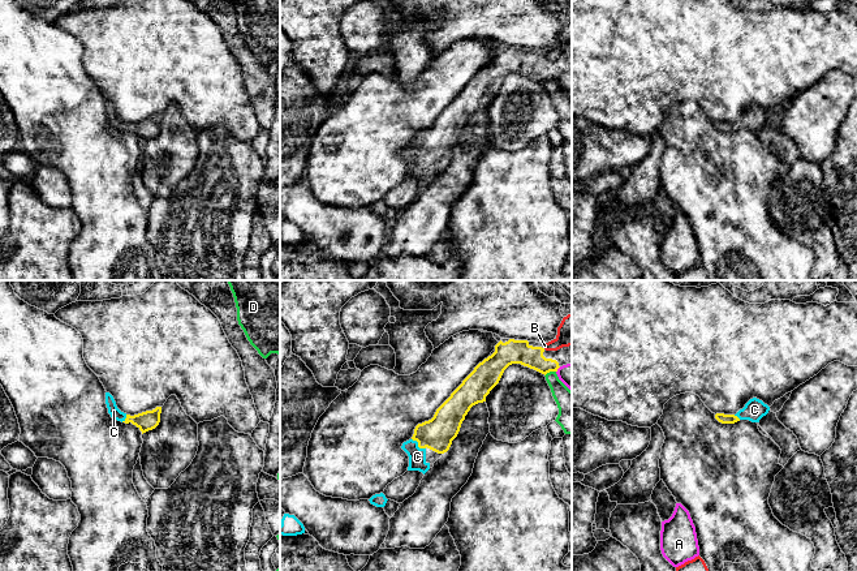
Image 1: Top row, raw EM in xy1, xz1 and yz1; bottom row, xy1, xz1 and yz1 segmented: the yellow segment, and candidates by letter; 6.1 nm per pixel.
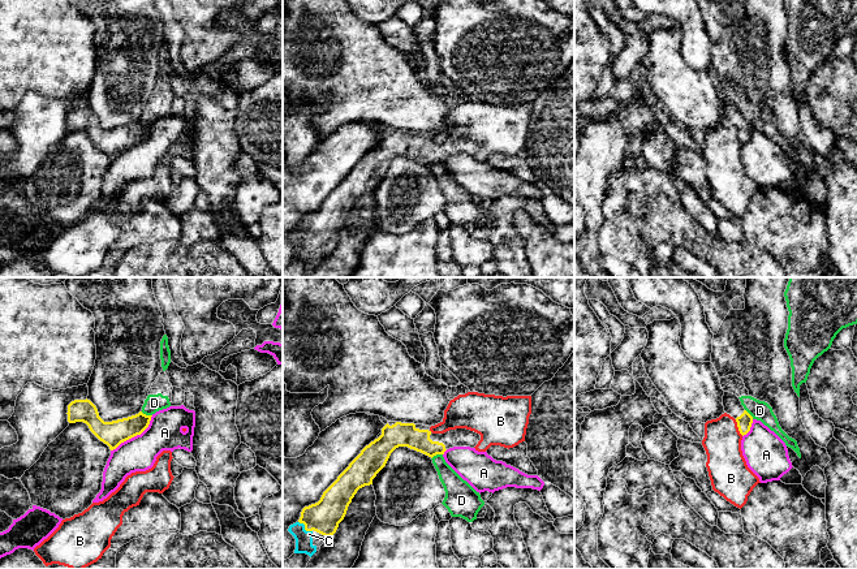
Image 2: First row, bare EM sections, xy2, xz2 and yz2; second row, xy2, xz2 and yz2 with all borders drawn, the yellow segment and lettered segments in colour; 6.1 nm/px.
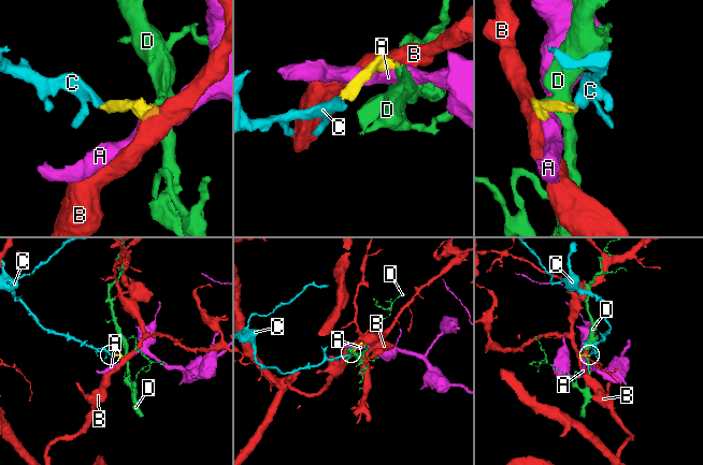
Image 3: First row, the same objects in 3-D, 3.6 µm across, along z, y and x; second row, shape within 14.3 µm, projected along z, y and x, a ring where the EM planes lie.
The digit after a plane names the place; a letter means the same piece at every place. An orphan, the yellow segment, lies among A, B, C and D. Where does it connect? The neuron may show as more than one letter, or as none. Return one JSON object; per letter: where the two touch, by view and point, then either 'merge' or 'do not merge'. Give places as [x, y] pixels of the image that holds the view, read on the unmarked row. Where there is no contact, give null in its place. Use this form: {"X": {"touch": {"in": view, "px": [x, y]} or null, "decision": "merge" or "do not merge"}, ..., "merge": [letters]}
{"A": {"touch": {"in": "xy2", "px": [134, 143]}, "decision": "do not merge"}, "B": {"touch": {"in": "yz2", "px": [739, 136]}, "decision": "do not merge"}, "C": {"touch": {"in": "xz1", "px": [418, 153]}, "decision": "merge"}, "D": {"touch": {"in": "xz1", "px": [550, 78]}, "decision": "do not merge"}, "merge": ["C"]}

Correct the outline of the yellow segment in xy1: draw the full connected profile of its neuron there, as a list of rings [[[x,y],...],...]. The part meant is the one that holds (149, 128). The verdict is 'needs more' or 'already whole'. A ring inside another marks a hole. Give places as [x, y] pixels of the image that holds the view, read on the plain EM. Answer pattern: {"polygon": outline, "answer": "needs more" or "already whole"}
{"polygon": [[[105,100],[105,112],[112,126],[125,132],[132,130],[142,139],[142,142],[155,137],[160,130],[162,115],[130,124],[117,116],[116,110],[109,100]]], "answer": "needs more"}

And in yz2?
{"polygon": [[[724,100],[723,115],[724,120],[736,128],[740,142],[746,143],[750,139],[753,125],[744,117],[740,107],[733,102]]], "answer": "needs more"}

